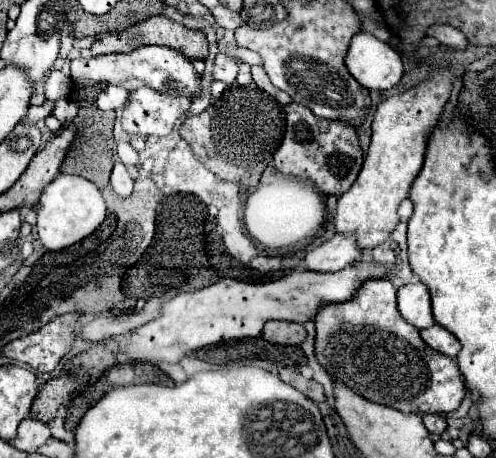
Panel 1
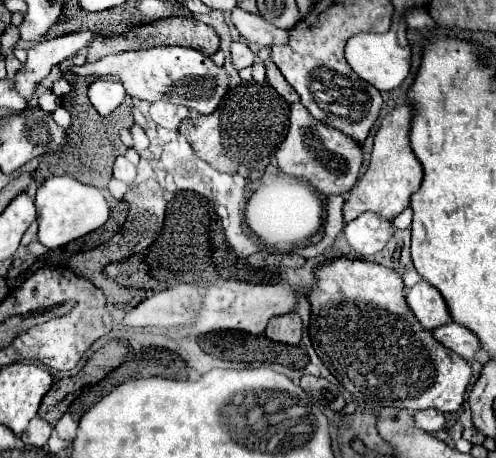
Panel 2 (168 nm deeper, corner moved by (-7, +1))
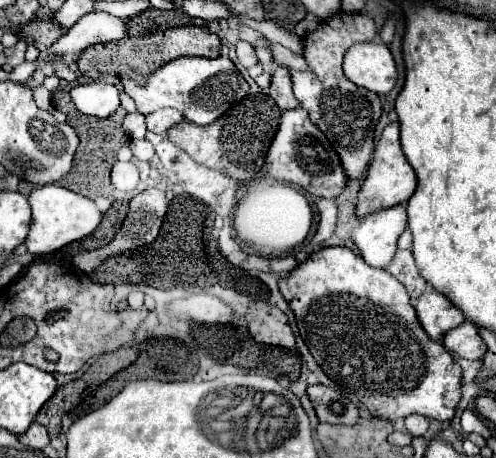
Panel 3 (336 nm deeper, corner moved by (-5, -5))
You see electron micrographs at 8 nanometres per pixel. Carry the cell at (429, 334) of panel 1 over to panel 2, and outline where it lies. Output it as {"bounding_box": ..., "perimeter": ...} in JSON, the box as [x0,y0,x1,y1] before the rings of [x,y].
{"bounding_box":[432,323,480,361],"perimeter":[[[448,323],[448,325],[442,325],[438,329],[432,331],[436,335],[436,339],[452,349],[454,353],[458,353],[460,357],[464,357],[466,361],[470,361],[474,357],[474,353],[480,349],[480,343],[476,339],[476,335],[468,329],[462,329],[462,325],[456,325],[456,323]]]}

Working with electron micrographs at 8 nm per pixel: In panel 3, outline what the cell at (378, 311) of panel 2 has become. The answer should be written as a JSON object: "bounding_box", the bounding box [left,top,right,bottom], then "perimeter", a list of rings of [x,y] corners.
{"bounding_box":[278,247,462,421],"perimeter":[[[322,247],[308,255],[296,269],[278,281],[280,293],[296,315],[300,337],[310,349],[322,371],[342,389],[352,395],[380,419],[400,419],[412,413],[452,421],[460,401],[462,369],[454,357],[438,341],[430,339],[422,329],[416,309],[410,305],[406,287],[384,269],[370,267],[360,255],[348,247]]]}

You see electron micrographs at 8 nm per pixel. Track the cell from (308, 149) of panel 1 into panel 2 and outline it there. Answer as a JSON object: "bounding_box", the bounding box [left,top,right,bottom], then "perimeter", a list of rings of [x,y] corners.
{"bounding_box":[276,103,362,195],"perimeter":[[[302,103],[290,105],[288,133],[276,151],[276,163],[280,171],[310,181],[324,195],[344,195],[356,181],[362,167],[362,149],[348,135],[316,121]]]}

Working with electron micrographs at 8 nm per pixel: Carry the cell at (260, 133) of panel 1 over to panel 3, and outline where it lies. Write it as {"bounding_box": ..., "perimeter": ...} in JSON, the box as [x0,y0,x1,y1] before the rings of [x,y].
{"bounding_box":[168,93,280,181],"perimeter":[[[260,93],[246,97],[236,107],[232,107],[228,113],[224,113],[220,119],[206,127],[198,127],[188,121],[178,123],[168,129],[168,139],[180,149],[184,149],[198,163],[222,171],[224,175],[236,181],[248,181],[252,179],[256,169],[264,165],[266,149],[276,133],[278,121],[280,121],[278,105],[270,97]]]}

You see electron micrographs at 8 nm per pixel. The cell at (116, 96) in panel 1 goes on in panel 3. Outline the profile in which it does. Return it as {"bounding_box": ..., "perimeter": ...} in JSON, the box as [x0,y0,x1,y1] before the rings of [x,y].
{"bounding_box":[70,81,120,119],"perimeter":[[[104,81],[76,85],[70,89],[70,97],[72,97],[76,109],[84,115],[94,115],[100,119],[110,117],[118,109],[118,105],[120,105],[118,95],[120,93],[118,93],[116,85],[104,83]]]}

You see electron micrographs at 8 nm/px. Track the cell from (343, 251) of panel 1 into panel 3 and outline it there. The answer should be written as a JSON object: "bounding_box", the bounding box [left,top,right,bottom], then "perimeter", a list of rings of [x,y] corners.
{"bounding_box":[352,207,406,269],"perimeter":[[[388,207],[364,217],[352,231],[352,241],[370,267],[384,269],[396,255],[396,243],[406,229],[406,207]]]}

